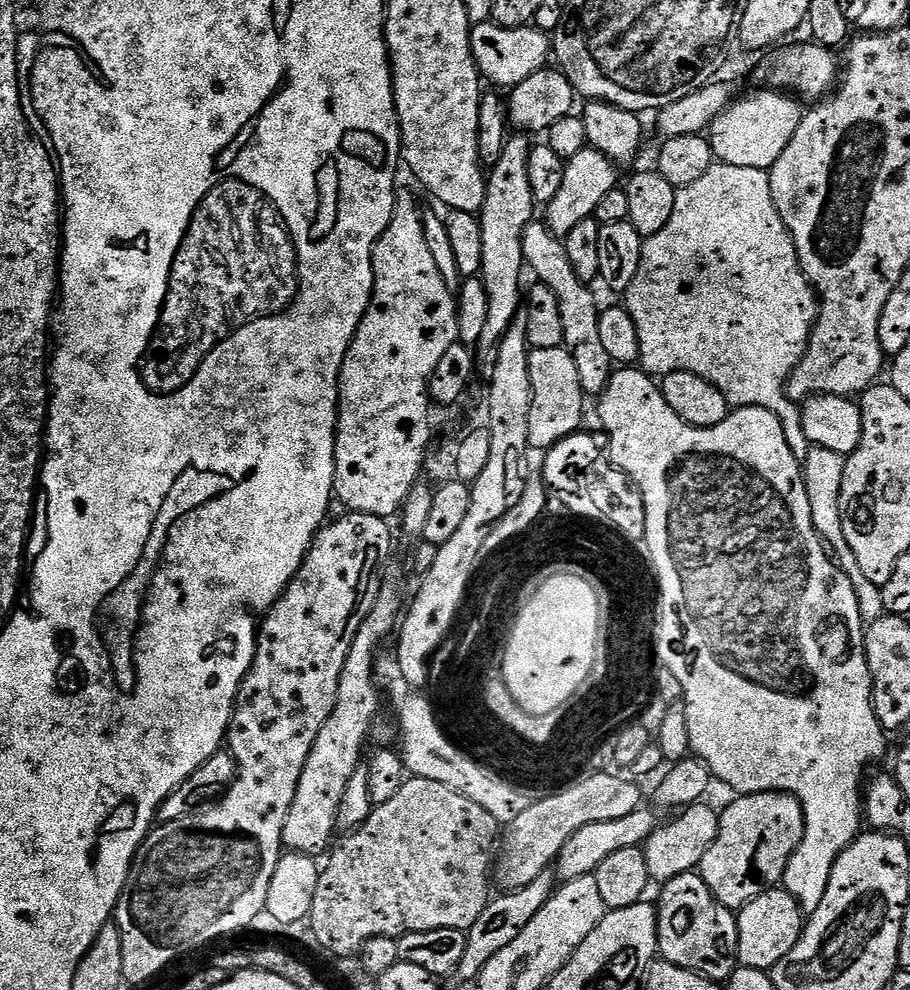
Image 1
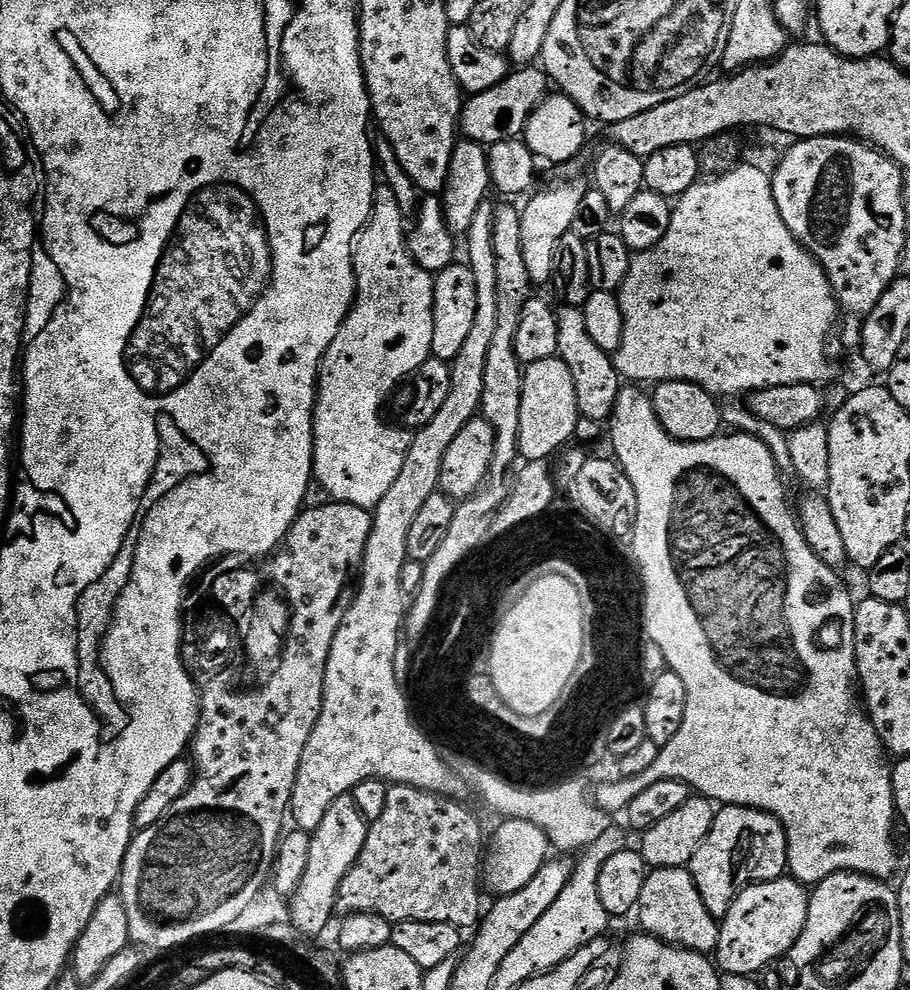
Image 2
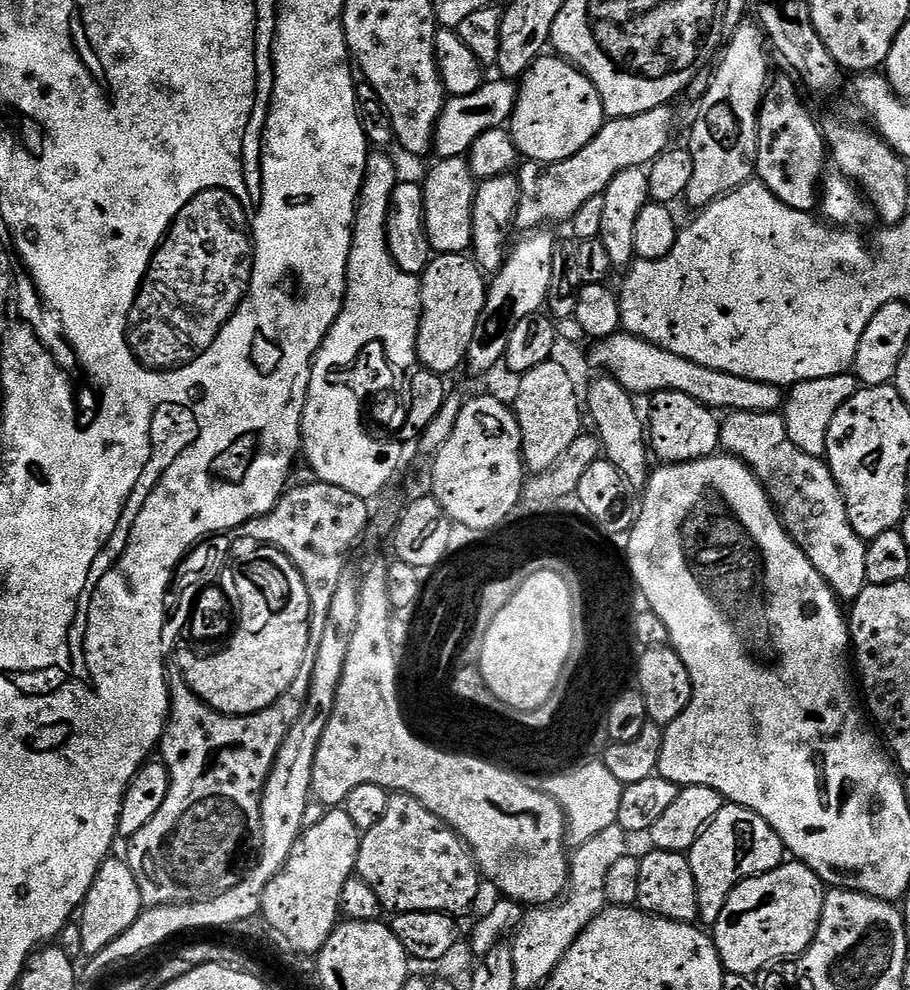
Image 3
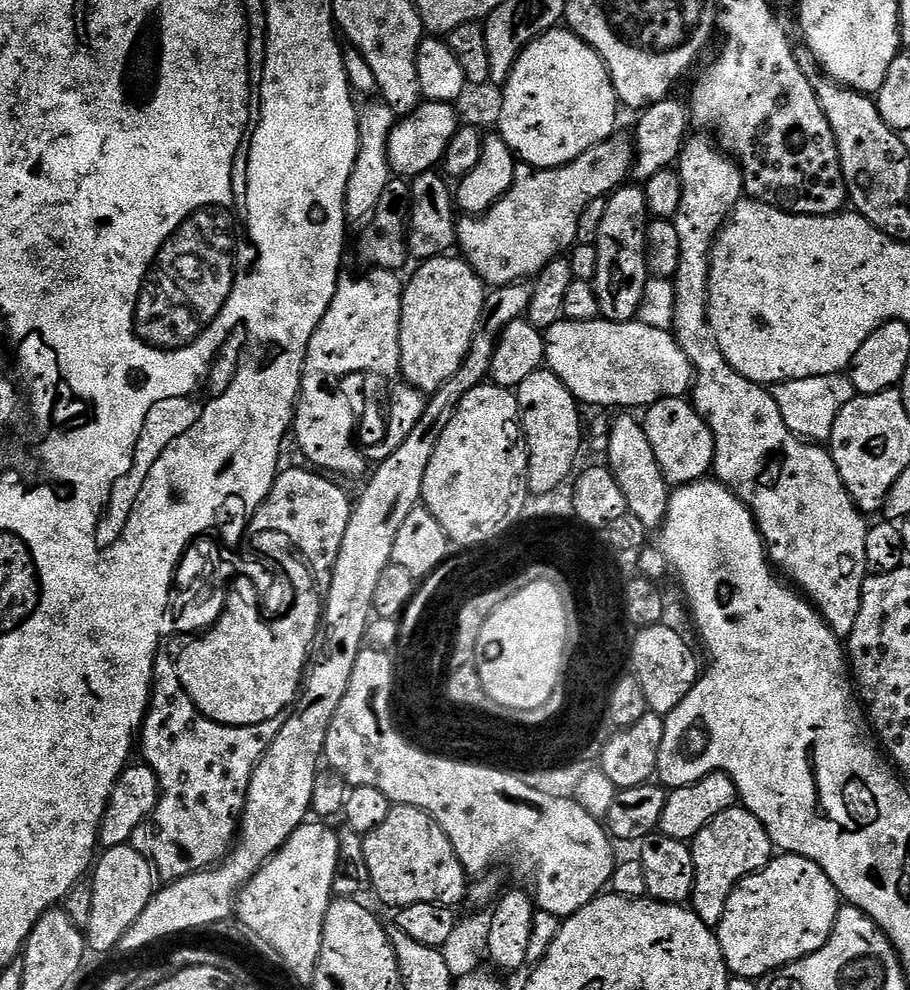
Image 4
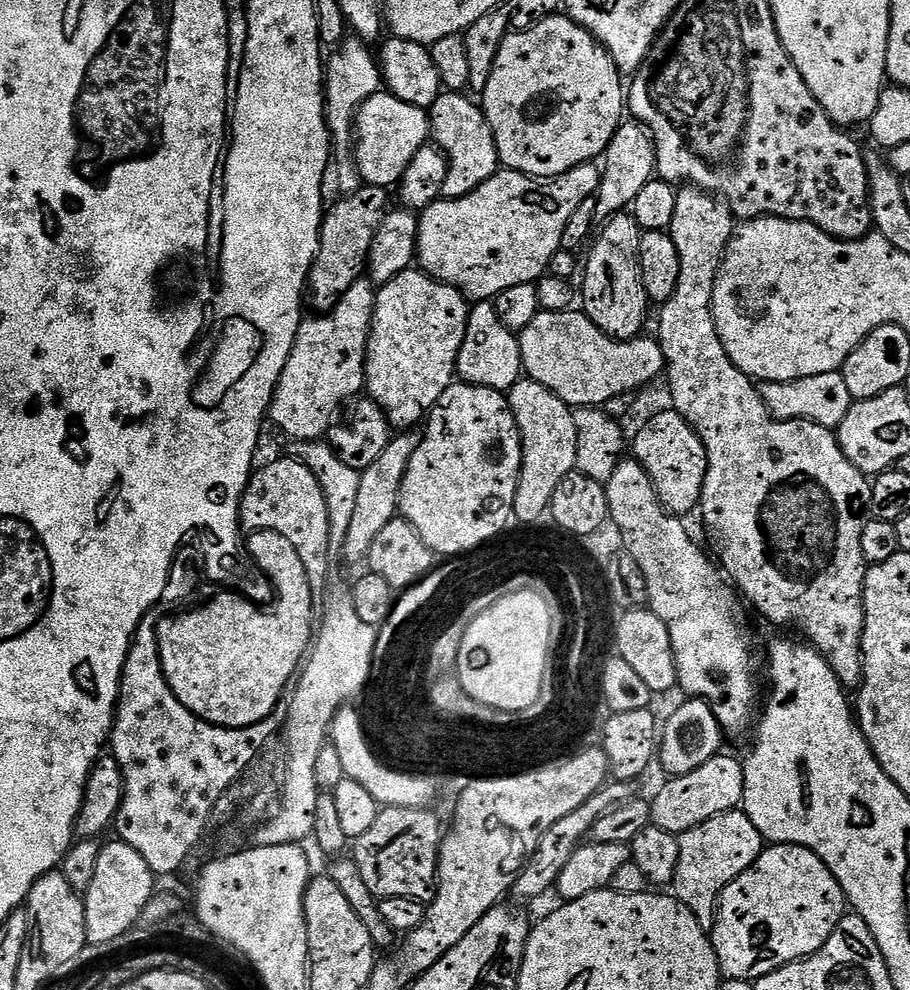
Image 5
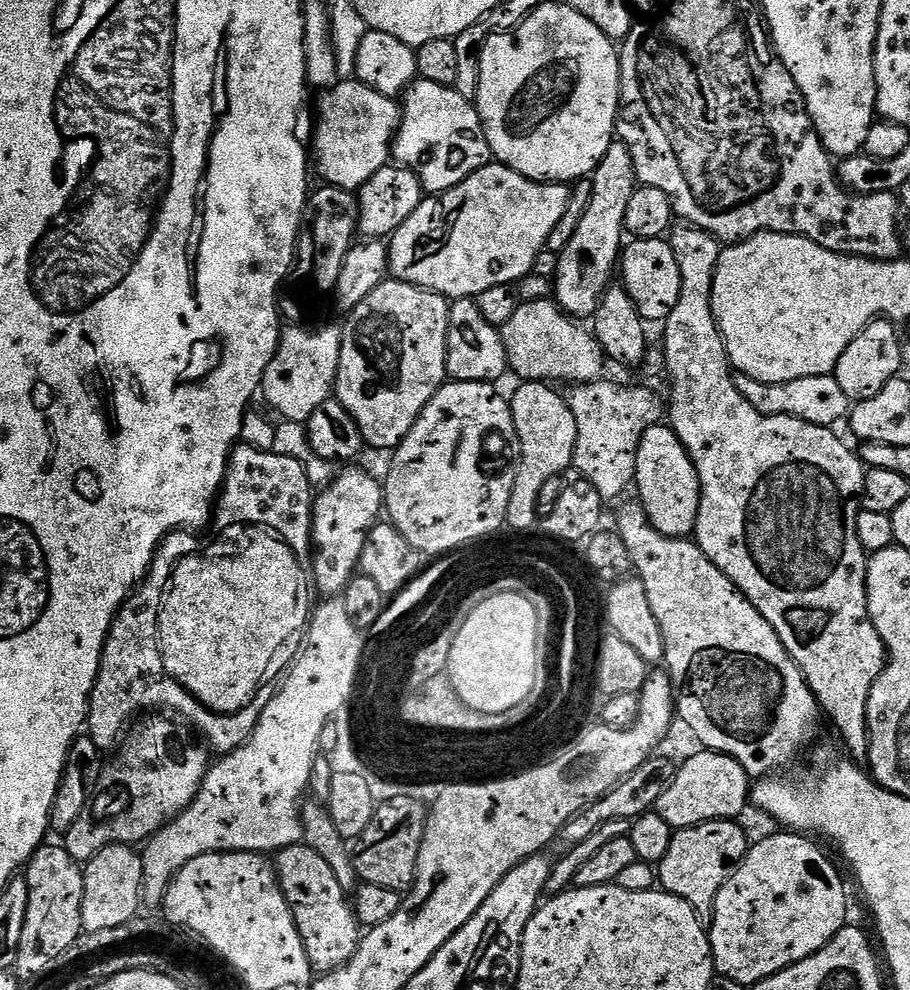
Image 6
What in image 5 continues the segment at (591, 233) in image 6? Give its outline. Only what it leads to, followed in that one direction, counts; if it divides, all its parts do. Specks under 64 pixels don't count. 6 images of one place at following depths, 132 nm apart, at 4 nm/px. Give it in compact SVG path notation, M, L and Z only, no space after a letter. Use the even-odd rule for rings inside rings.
M639 122L621 123L620 128L610 138L608 149L602 157L600 187L595 194L596 219L603 222L611 216L621 215L631 209L634 198L638 198L642 186L646 186L654 178L656 170L656 148L647 128Z

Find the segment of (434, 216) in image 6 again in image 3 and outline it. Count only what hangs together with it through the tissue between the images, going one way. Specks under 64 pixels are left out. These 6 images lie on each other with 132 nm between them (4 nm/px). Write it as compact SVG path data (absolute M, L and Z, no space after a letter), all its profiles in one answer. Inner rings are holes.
M665 106L637 116L609 119L598 135L585 148L578 150L578 154L556 164L521 163L518 168L520 201L515 227L536 230L541 226L552 226L548 224L556 224L559 220L571 221L573 214L582 210L582 205L590 202L590 198L603 196L610 182L622 170L644 168L657 160L673 143L672 123L676 116L672 110Z

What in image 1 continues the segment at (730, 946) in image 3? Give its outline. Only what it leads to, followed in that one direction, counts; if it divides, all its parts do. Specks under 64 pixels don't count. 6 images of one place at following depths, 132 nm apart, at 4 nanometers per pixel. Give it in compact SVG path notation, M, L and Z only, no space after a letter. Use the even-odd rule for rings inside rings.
M776 886L756 896L745 908L739 909L740 959L745 968L763 968L771 970L778 962L788 958L790 950L800 940L804 931L806 917L801 912L798 902L783 887Z

